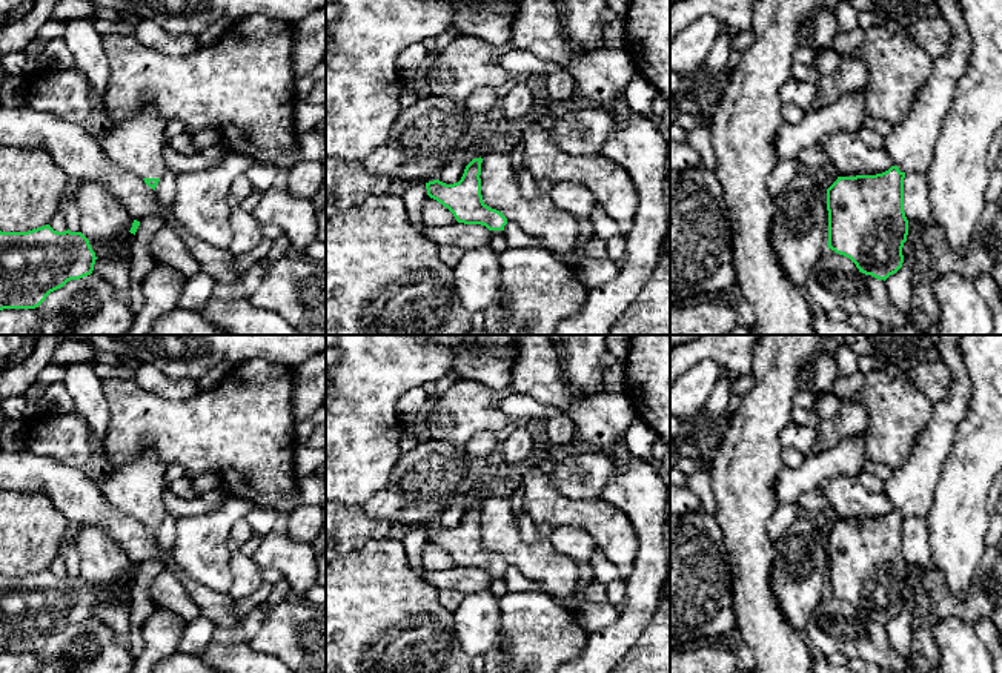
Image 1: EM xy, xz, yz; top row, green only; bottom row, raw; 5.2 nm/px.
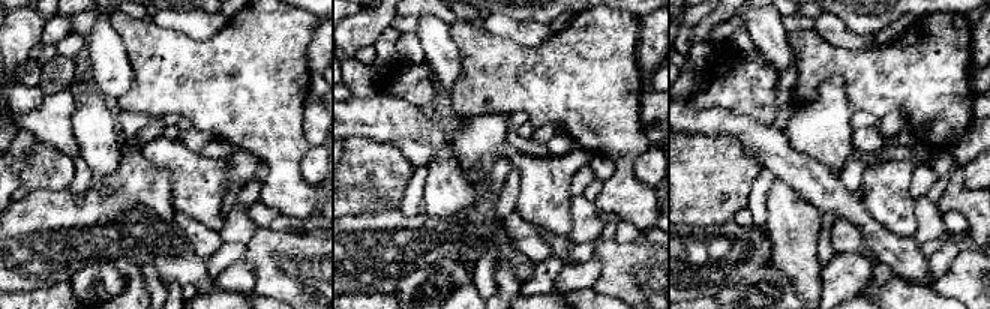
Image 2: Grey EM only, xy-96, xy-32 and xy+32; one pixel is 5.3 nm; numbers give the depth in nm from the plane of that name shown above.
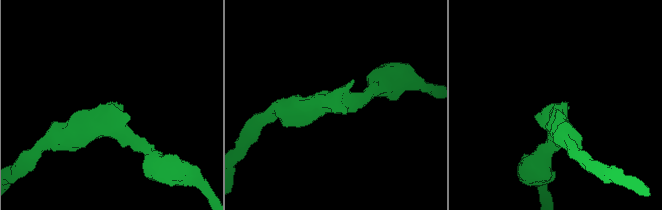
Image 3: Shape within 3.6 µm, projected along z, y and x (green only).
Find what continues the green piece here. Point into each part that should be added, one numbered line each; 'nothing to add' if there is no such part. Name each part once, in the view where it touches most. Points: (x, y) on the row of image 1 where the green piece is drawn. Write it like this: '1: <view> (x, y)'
1: xy (137, 143)

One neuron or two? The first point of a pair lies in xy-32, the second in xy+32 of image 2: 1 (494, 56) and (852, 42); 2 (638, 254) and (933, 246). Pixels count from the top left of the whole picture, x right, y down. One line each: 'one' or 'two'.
1: two
2: two

